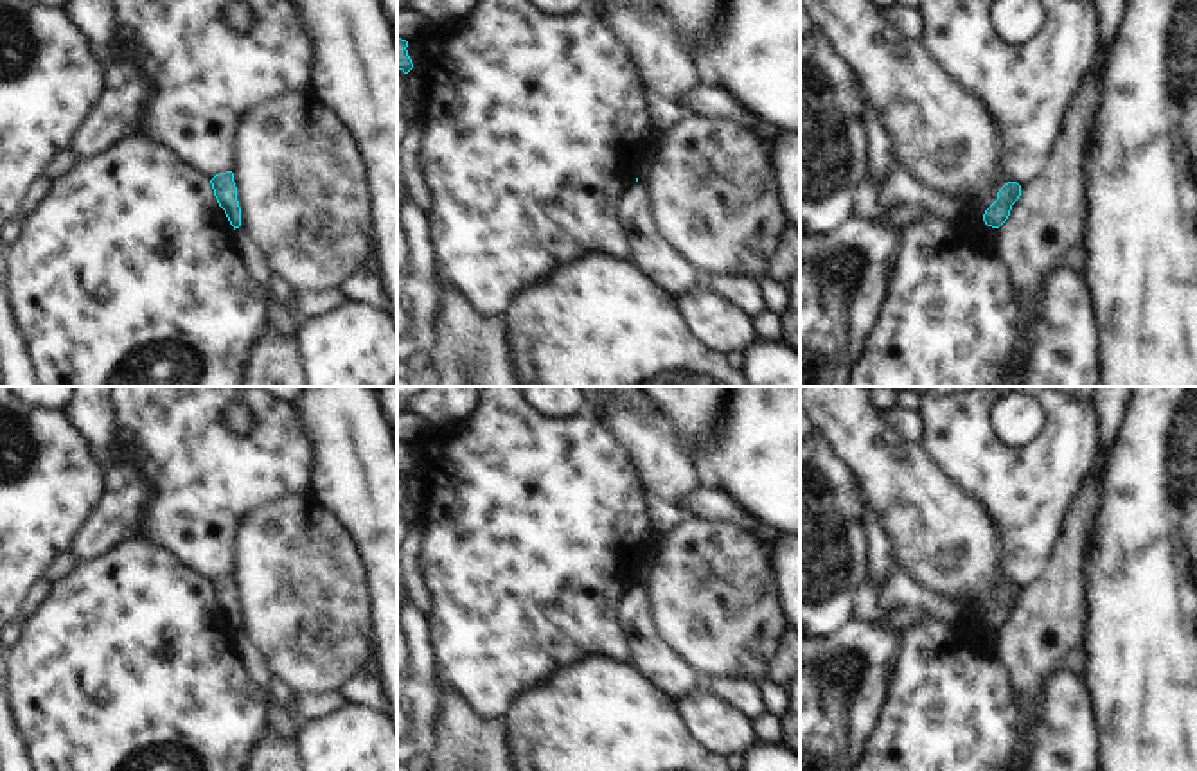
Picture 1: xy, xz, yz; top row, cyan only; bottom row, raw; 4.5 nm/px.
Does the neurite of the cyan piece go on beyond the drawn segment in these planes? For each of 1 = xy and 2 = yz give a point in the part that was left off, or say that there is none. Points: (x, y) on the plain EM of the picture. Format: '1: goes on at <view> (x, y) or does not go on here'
1: does not go on here
2: does not go on here

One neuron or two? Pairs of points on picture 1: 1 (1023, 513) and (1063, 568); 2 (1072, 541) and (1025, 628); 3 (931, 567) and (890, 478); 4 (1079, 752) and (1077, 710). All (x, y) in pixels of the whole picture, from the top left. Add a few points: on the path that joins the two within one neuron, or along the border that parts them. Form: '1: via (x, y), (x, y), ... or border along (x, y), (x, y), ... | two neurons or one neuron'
1: border along (1068, 514), (1050, 565), (1027, 586) | two neurons
2: via (1070, 563), (1063, 590), (1046, 606) | one neuron
3: via (931, 545), (931, 522), (912, 500) | one neuron
4: via (1077, 741), (1077, 721) | one neuron

